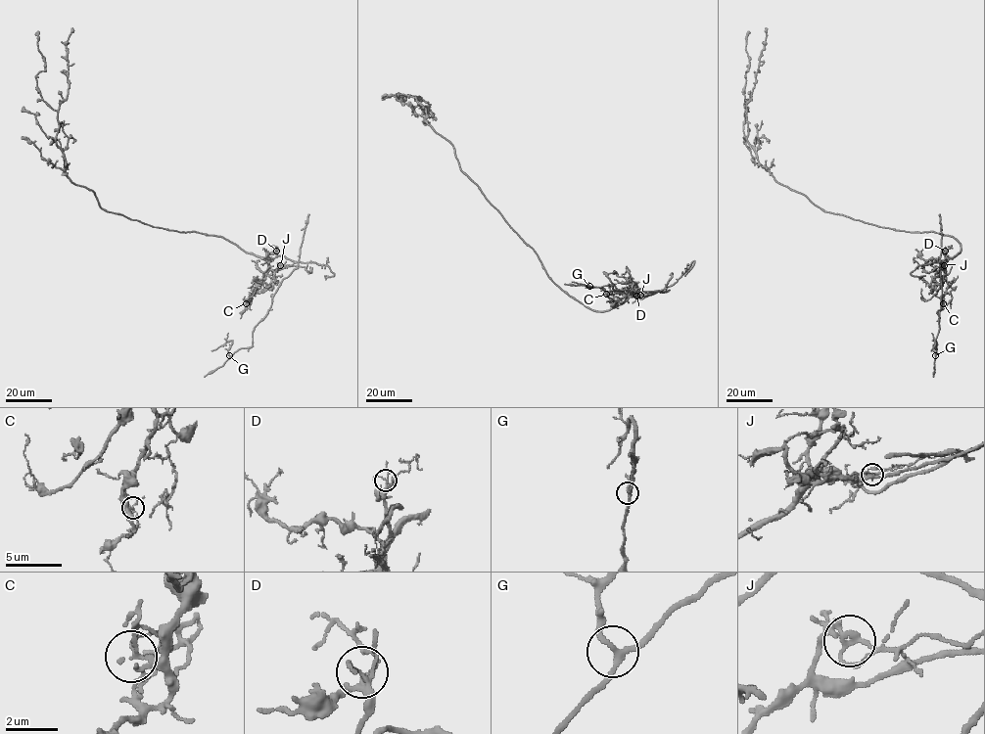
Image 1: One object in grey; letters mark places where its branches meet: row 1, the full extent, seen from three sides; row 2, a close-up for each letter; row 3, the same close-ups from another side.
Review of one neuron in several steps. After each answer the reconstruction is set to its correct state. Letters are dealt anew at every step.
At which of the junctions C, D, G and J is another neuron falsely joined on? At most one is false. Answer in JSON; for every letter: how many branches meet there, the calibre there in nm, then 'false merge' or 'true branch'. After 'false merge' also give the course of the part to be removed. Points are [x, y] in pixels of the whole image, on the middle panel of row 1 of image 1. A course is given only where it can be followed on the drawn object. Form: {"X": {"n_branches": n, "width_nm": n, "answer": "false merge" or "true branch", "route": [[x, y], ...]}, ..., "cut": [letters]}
{"C": {"n_branches": 4, "width_nm": 140, "answer": "true branch"}, "D": {"n_branches": 5, "width_nm": 180, "answer": "true branch"}, "G": {"n_branches": 3, "width_nm": 190, "answer": "true branch"}, "J": {"n_branches": 4, "width_nm": 180, "answer": "false merge", "route": [[640, 295], [658, 291], [634, 292], [616, 290], [613, 286], [588, 287], [572, 282]]}, "cut": ["J"]}

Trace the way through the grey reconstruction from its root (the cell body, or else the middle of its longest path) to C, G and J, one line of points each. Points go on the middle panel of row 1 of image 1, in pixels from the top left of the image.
C: (527, 244), (547, 275), (587, 307), (606, 311), (628, 296), (606, 294)
G: (527, 244), (547, 275), (591, 309), (610, 310), (629, 297), (643, 298), (658, 291), (589, 286)
J: (527, 244), (538, 255), (547, 275), (591, 309), (610, 310), (620, 304), (628, 295), (640, 295)

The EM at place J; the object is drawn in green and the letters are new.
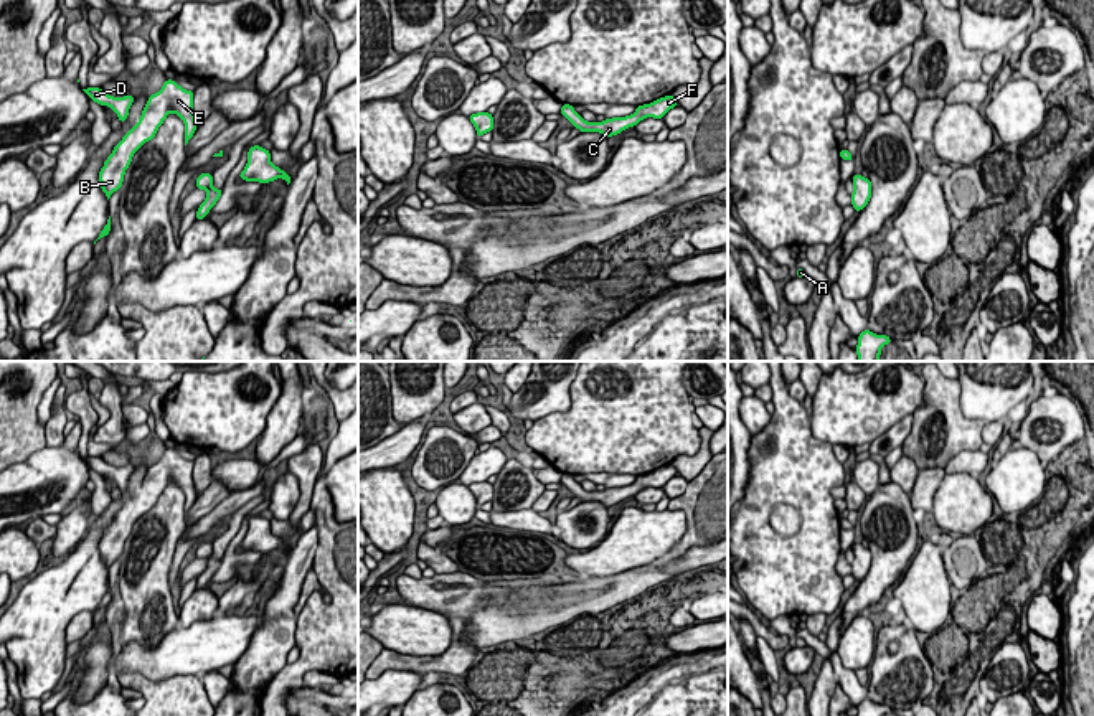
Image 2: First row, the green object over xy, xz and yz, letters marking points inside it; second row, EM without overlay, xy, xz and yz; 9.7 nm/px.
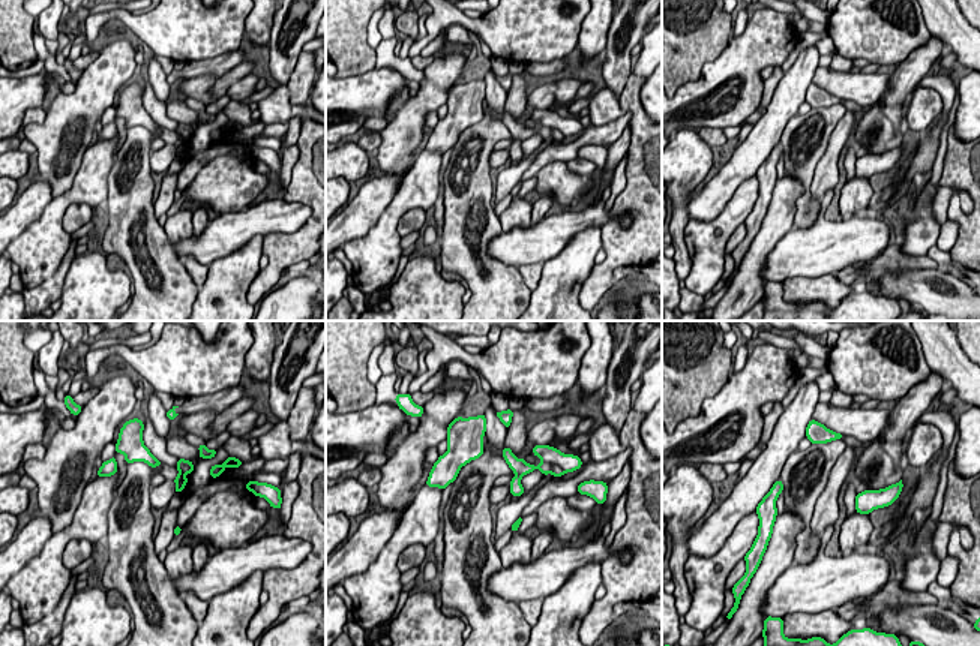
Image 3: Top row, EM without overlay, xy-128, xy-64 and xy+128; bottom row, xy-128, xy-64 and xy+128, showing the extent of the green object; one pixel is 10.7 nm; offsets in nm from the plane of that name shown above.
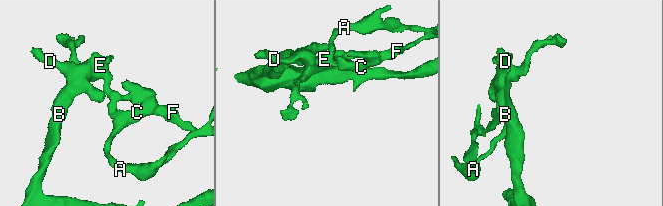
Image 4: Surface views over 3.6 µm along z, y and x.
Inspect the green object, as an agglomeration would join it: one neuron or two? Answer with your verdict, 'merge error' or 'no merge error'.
merge error

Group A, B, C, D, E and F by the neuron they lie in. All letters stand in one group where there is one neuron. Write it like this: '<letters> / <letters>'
A C F / B D E

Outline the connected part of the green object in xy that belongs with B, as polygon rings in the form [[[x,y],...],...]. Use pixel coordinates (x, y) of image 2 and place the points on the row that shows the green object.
[[[167,79],[162,89],[149,97],[139,122],[114,147],[99,172],[101,188],[107,200],[120,190],[134,153],[155,137],[170,112],[183,120],[185,145],[190,142],[198,127],[193,114],[193,96],[193,91],[183,89],[173,79]]]

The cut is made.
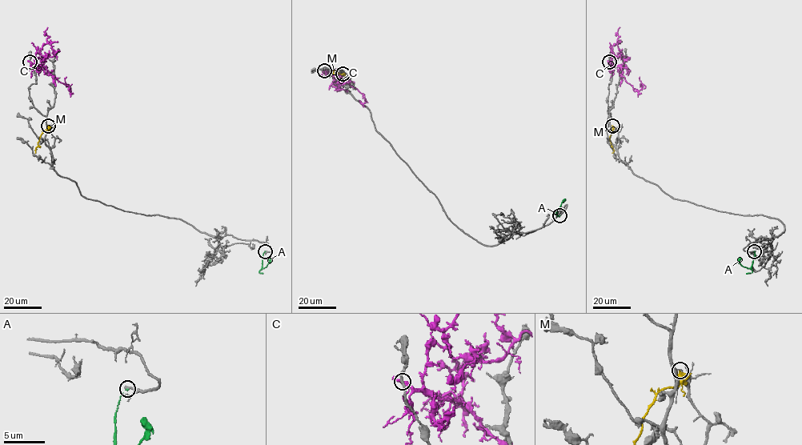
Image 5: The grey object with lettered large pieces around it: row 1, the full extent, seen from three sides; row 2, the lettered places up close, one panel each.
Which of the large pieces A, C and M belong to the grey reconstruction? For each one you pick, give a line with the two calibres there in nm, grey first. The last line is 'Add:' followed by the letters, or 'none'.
Add: none

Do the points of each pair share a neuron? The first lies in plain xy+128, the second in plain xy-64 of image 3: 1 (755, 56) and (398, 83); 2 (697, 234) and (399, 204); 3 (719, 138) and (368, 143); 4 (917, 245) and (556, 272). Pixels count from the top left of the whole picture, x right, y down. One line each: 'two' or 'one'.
1: one
2: one
3: one
4: one

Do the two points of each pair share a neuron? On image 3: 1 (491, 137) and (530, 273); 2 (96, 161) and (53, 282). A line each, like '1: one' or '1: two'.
1: two
2: two

